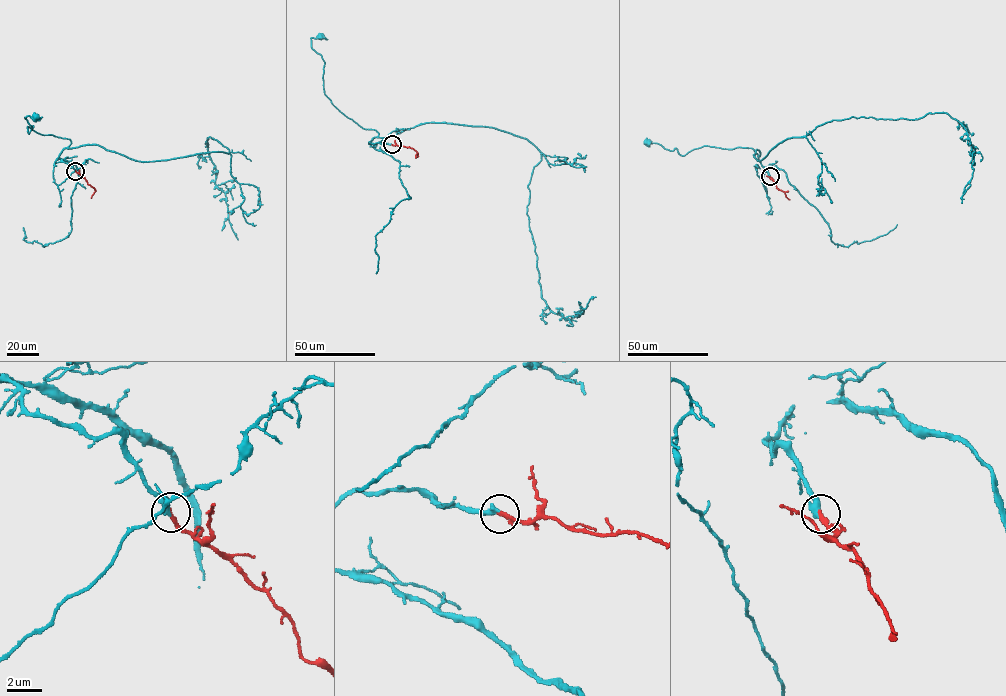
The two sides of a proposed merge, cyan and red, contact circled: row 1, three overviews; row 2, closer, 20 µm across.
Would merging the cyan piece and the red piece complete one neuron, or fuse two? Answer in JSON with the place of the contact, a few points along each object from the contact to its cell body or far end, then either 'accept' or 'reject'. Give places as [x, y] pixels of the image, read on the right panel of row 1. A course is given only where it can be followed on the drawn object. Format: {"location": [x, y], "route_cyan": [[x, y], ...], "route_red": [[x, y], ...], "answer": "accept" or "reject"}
{"location": [770, 176], "route_cyan": [[770, 177], [749, 147], [704, 146], [681, 155], [676, 148], [647, 142]], "route_red": [[770, 177], [789, 199]], "answer": "accept"}

